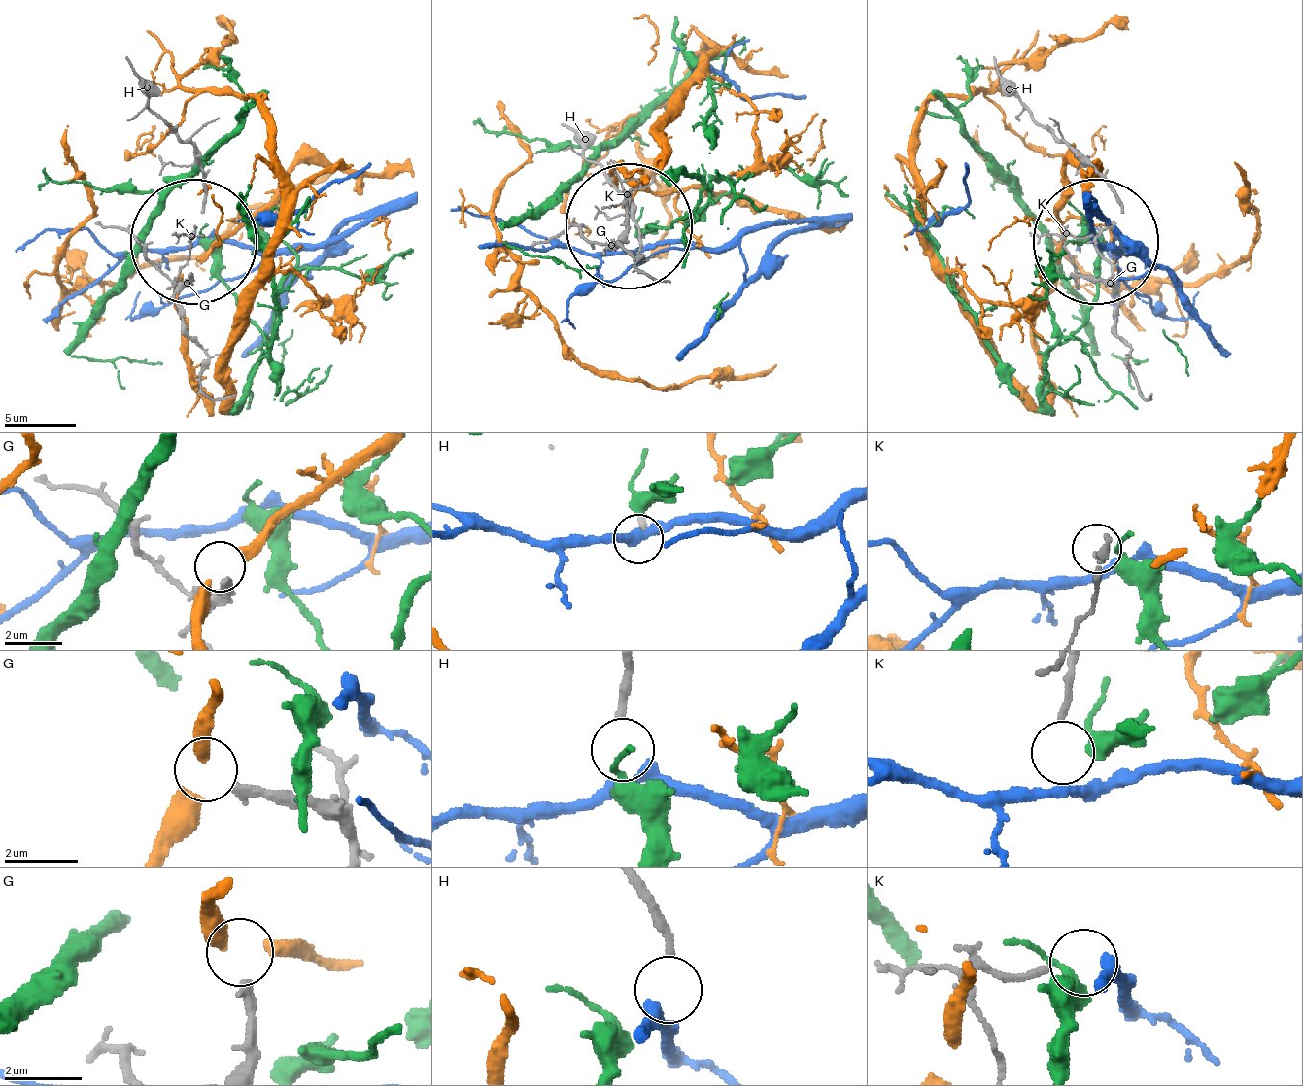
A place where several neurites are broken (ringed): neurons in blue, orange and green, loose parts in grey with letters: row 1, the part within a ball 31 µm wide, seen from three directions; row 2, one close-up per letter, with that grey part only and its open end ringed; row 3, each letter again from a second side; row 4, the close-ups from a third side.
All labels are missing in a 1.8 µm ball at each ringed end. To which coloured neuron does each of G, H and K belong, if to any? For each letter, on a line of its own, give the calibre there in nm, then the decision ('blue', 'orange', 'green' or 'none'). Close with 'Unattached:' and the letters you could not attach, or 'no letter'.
G: calibre 260 nm; orange
H: calibre 240 nm; blue
K: calibre 170 nm; none
Unattached: K

